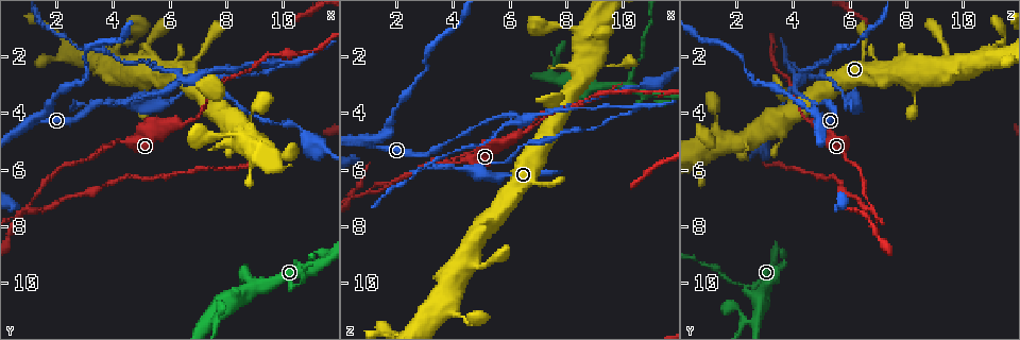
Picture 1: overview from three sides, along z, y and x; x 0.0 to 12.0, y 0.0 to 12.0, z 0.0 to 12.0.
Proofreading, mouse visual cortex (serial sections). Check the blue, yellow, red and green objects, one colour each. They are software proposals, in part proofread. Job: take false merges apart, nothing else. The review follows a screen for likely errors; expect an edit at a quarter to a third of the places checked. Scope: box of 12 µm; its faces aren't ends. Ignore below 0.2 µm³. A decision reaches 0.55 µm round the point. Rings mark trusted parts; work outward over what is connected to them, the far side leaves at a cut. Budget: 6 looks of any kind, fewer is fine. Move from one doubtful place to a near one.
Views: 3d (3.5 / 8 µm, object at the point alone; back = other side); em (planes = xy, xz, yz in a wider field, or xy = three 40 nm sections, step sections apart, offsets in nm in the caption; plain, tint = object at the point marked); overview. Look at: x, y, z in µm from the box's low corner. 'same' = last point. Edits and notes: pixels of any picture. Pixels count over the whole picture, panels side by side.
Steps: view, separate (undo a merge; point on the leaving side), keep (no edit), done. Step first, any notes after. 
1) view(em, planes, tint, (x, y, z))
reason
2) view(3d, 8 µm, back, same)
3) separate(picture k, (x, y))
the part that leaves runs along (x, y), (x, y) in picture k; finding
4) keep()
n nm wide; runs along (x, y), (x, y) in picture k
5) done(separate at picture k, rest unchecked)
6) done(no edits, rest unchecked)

view(3d, 3.5 µm, (6.9, 2.9, 4.1))

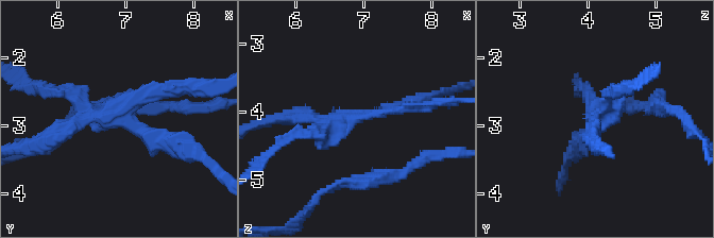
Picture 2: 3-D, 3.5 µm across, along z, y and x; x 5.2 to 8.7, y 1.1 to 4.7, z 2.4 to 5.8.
view(em, xy, step 5, tint, (6.90, 2.85, 4.05))
3 arms; arms of 150, 150, 200 nm; now the EM

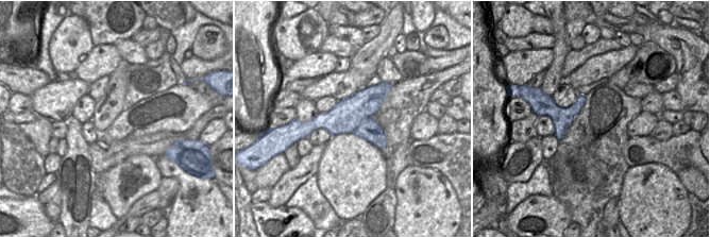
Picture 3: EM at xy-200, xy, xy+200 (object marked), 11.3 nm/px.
separate(picture 2, (289, 136))
420 nm wide; a second cell is stuck on

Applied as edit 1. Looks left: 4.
view(3d, 8 µm, back, (7.5, 11.3, 2.6))
side arm on a straight run

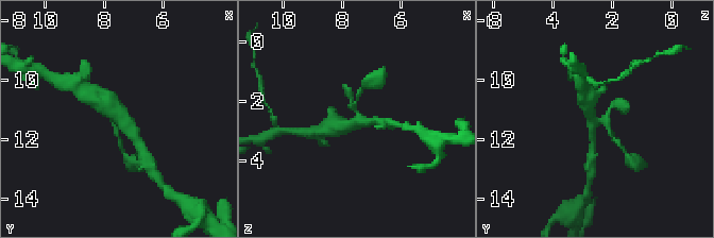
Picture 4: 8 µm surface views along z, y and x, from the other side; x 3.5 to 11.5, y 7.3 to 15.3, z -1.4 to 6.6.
view(3d, 3.5 µm, (7.5, 11.3, 2.7))
zoom in

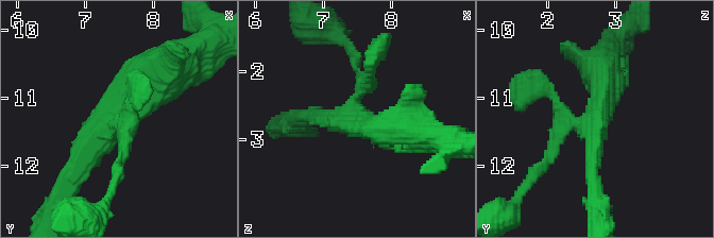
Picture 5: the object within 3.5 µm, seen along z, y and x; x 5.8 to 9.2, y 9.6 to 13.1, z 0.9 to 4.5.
keep()
runs along (406, 130), (354, 119), (371, 67) in picture 5; all the same cell

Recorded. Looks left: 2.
view(3d, 8 µm, (1.0, 4.4, 5.1))
three-way junction

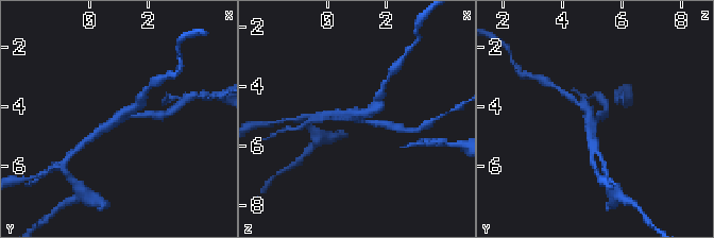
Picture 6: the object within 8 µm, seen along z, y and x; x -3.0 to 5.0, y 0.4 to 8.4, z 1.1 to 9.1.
view(em, xy, step 2, tint, (1.0, 4.5, 5.0))
3 arms; arms of 200, 250, 250 nm

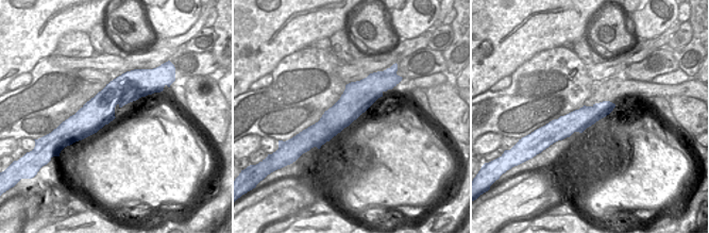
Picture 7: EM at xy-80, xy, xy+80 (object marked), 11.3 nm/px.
separate(picture 6, (103, 128))
340 nm wide; the part that leaves runs along (119, 120), (119, 114), (142, 100) in picture 6; a second cell is stuck on

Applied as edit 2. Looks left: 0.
done(separate at picture 2, separate at picture 6, rest unchecked)

